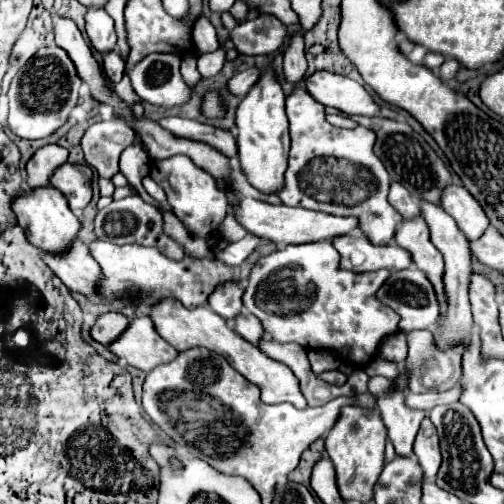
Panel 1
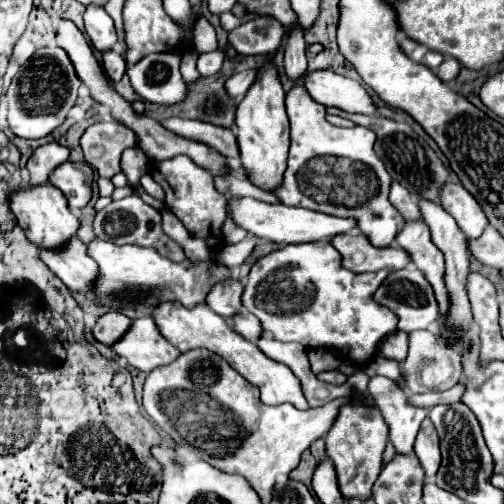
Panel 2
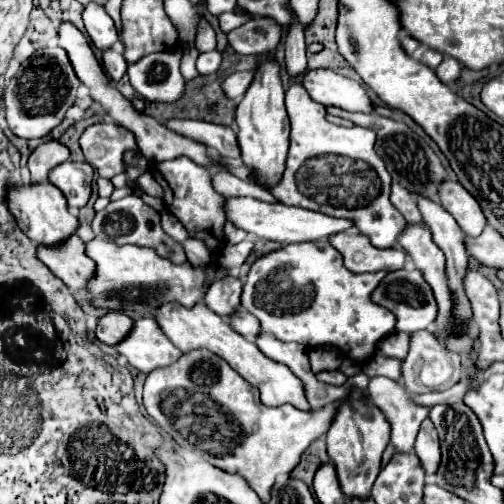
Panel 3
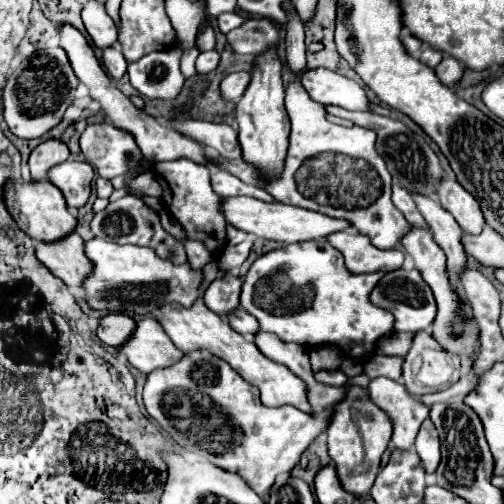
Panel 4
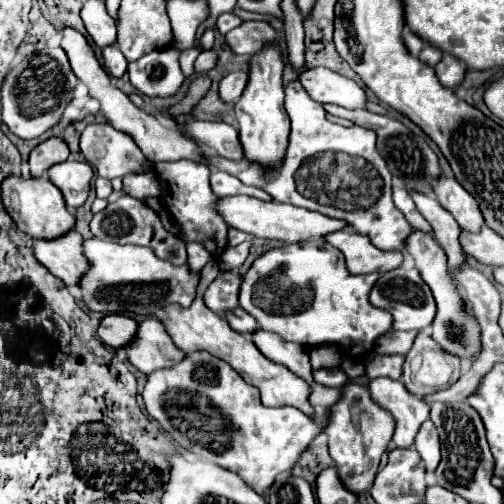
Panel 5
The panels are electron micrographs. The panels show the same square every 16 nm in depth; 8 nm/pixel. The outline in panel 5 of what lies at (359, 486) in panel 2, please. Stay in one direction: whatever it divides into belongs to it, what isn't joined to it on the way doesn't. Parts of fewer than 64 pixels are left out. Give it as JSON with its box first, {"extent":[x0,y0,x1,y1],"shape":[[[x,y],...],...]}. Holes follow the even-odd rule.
{"extent":[326,384,394,496],"shape":[[[346,384],[344,386],[344,396],[330,406],[330,418],[328,418],[328,426],[326,426],[326,436],[328,436],[328,448],[330,448],[330,456],[336,464],[338,476],[344,484],[344,488],[348,488],[352,494],[360,496],[364,492],[368,492],[368,488],[372,486],[372,480],[376,478],[378,466],[380,466],[380,458],[384,454],[384,450],[388,448],[388,442],[392,440],[392,428],[394,428],[394,420],[392,416],[380,408],[372,398],[366,386],[358,386],[358,384]]]}

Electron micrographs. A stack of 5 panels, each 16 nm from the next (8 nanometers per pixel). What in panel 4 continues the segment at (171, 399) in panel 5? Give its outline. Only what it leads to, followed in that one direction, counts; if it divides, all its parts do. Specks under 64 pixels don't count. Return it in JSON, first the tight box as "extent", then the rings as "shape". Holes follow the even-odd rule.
{"extent":[144,350,334,502],"shape":[[[194,350],[184,354],[176,364],[170,368],[158,368],[148,374],[144,386],[144,406],[146,412],[166,430],[182,448],[202,456],[210,464],[240,474],[250,488],[256,488],[256,494],[268,502],[270,488],[278,474],[290,472],[302,452],[316,440],[322,432],[326,432],[330,418],[334,414],[334,404],[326,406],[322,412],[302,412],[294,406],[278,406],[268,408],[260,402],[258,388],[244,382],[244,378],[234,372],[222,358],[212,356],[208,350]]]}

